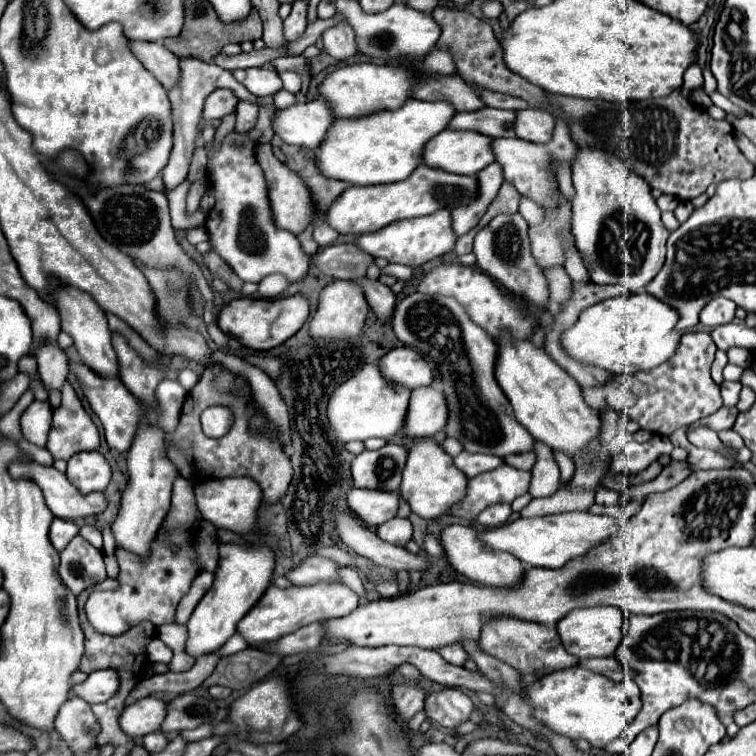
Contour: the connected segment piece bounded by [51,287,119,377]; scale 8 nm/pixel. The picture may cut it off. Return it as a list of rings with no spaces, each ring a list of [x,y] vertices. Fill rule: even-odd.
[[[57,287],[51,295],[57,299],[57,311],[61,315],[61,329],[73,337],[81,363],[87,365],[93,373],[99,373],[103,377],[119,377],[117,355],[115,355],[115,349],[111,347],[111,331],[105,319],[105,311],[93,301],[91,295],[77,289]]]

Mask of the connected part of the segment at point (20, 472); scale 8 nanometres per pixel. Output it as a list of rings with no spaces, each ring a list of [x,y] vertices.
[[[13,461],[7,471],[13,479],[29,479],[45,495],[45,503],[51,509],[55,517],[61,519],[77,519],[87,515],[97,515],[107,507],[107,499],[103,493],[89,493],[81,495],[79,489],[75,489],[63,473],[59,473],[55,467],[45,467],[39,463],[25,463],[25,461]]]

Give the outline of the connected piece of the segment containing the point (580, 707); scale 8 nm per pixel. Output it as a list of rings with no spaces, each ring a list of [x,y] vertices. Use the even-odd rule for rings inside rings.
[[[579,665],[541,677],[535,685],[527,687],[525,699],[533,707],[533,717],[551,731],[573,741],[587,739],[593,747],[605,747],[609,741],[619,737],[641,709],[639,687],[631,679],[617,683]]]

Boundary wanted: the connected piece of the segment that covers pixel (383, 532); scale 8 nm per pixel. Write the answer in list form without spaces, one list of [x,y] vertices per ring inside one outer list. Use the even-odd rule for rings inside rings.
[[[393,517],[391,521],[383,523],[377,527],[377,535],[387,541],[387,543],[393,543],[393,545],[405,545],[407,541],[411,541],[411,535],[413,535],[413,527],[411,527],[411,521],[409,519],[401,519],[401,517]]]

